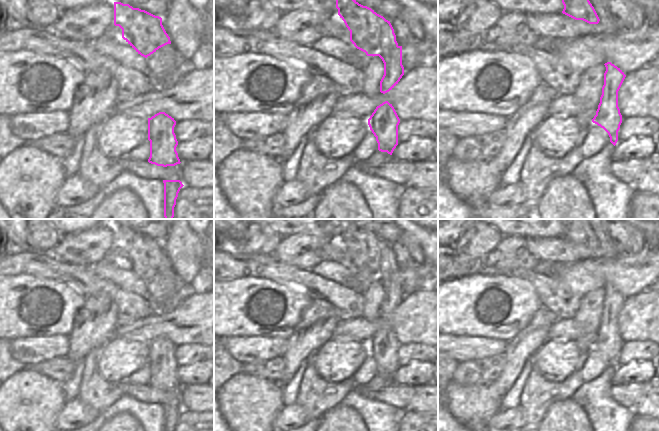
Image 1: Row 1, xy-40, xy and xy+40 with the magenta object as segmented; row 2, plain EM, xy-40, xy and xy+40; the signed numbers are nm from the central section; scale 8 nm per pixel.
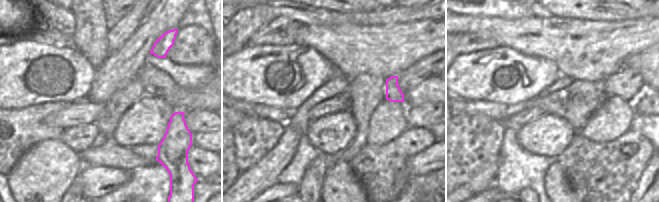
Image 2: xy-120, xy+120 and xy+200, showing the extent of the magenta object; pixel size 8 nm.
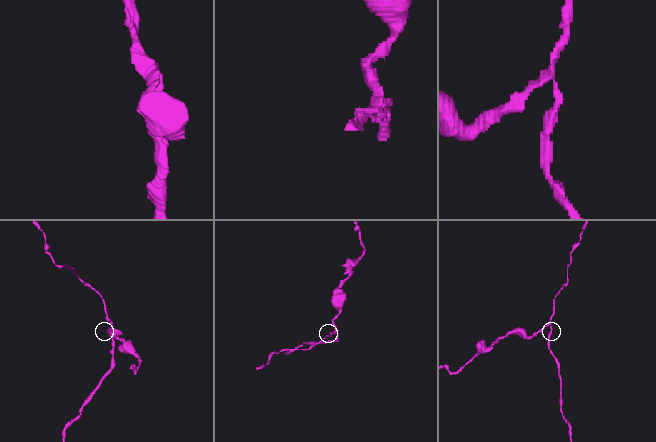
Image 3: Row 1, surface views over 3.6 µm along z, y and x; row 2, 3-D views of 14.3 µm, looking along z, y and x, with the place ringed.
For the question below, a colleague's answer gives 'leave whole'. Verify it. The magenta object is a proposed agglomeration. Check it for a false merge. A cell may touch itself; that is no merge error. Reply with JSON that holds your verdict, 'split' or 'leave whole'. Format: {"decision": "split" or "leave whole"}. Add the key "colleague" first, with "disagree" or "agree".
{"colleague": "disagree", "decision": "split"}

